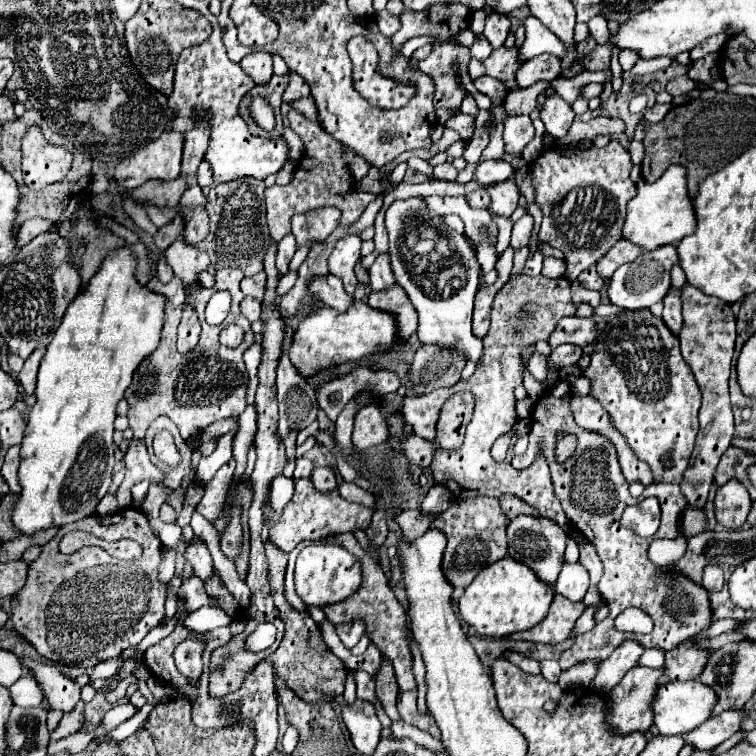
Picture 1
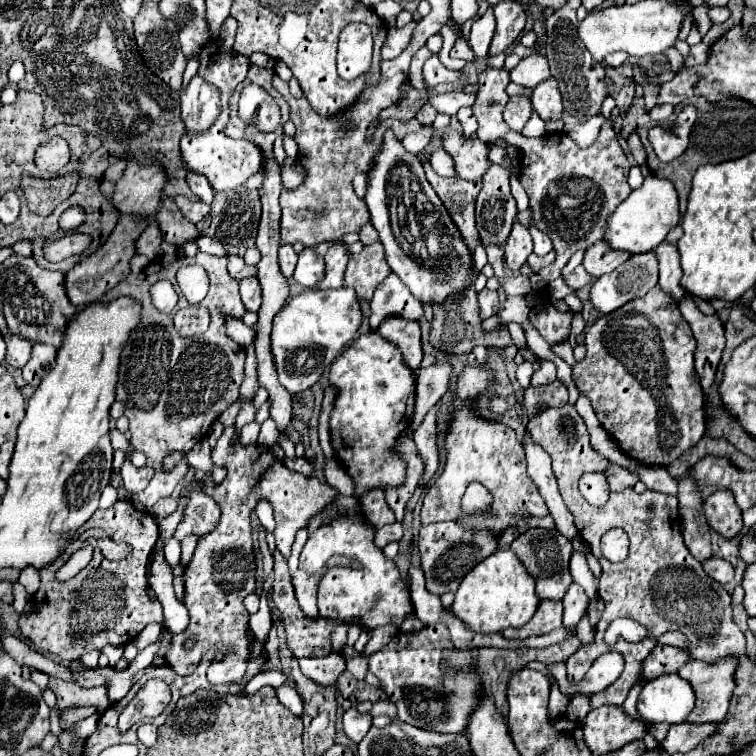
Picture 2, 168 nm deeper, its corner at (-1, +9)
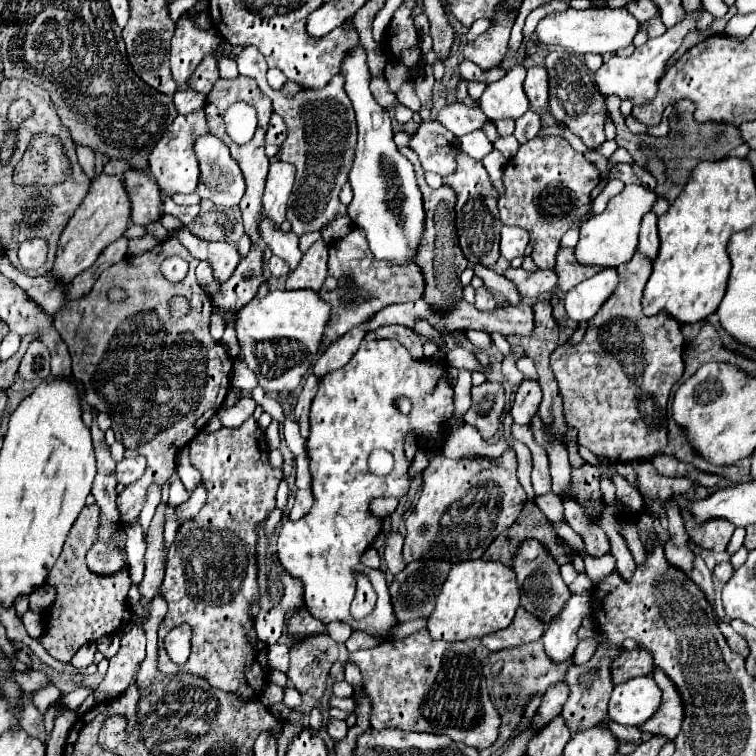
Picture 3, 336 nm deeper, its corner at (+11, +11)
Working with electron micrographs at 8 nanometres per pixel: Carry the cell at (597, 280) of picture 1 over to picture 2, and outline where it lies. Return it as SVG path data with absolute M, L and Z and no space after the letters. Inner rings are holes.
M578 265L570 275L562 277L562 279L564 279L564 283L566 283L568 287L572 287L572 289L582 289L584 285L588 285L588 283L592 281L592 277L586 273L586 269L584 269L582 265Z

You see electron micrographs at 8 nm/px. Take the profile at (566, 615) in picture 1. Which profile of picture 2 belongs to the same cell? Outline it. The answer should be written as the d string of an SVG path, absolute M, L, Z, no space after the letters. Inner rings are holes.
M542 601L528 625L520 629L504 629L504 639L526 639L532 635L544 635L562 625L562 603L560 601Z

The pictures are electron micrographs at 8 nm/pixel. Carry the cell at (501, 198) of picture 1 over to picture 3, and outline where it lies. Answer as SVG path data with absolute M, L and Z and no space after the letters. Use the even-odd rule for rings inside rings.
M466 153L458 155L458 169L456 173L452 173L448 179L444 179L446 185L450 185L452 189L456 189L456 229L458 229L458 237L460 237L460 247L466 255L466 259L476 265L486 265L492 267L496 263L496 259L500 257L498 251L498 243L500 243L500 217L498 217L498 191L492 187L490 177L486 167L482 165L482 161L476 161L472 157L468 157Z

